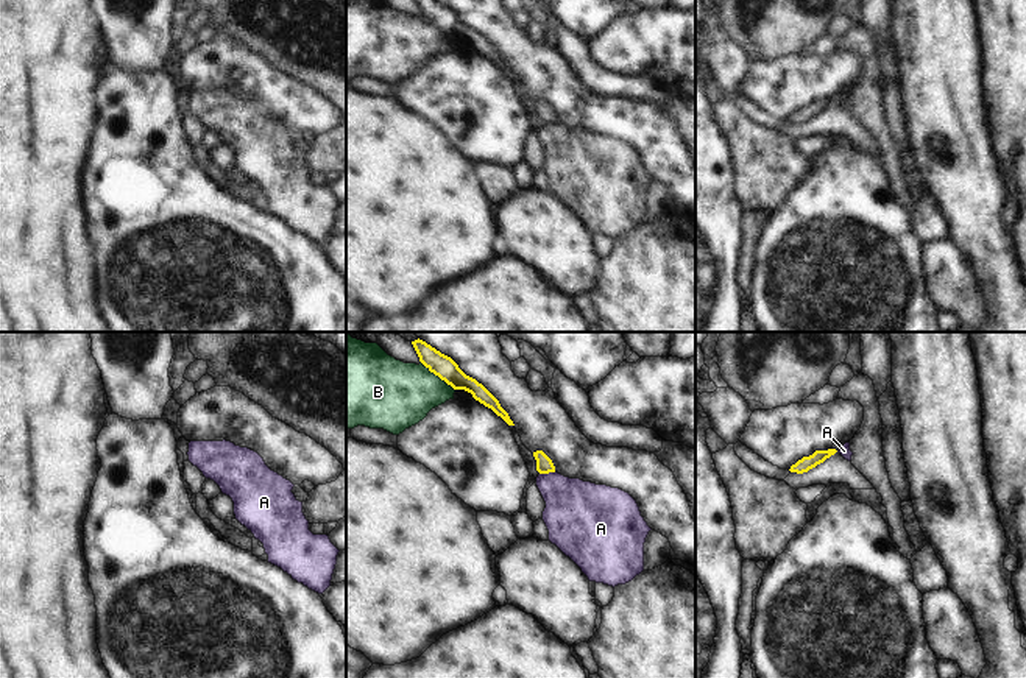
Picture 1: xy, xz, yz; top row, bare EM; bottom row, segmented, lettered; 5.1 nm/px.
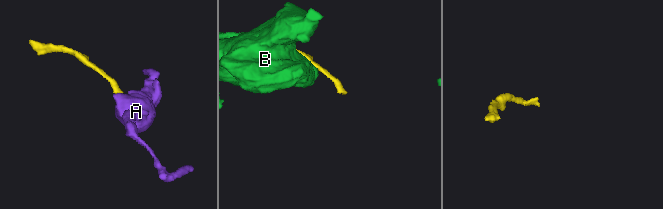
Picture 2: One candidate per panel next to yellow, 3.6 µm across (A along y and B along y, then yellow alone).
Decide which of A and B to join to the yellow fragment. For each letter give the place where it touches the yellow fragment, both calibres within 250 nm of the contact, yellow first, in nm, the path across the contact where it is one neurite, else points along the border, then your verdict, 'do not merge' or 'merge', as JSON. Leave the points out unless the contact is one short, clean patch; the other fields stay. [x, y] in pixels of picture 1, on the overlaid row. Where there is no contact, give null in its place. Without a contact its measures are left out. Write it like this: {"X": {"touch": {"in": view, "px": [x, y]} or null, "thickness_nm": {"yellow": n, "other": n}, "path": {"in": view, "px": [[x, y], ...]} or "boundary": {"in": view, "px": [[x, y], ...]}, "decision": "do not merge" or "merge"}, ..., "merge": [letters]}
{"A": {"touch": {"in": "xz", "px": [546, 473]}, "thickness_nm": {"yellow": 90, "other": 320}, "boundary": {"in": "xz", "px": [[554, 471], [540, 474]]}, "decision": "do not merge"}, "B": {"touch": {"in": "xz", "px": [438, 376]}, "thickness_nm": {"yellow": 120, "other": 360}, "boundary": {"in": "xz", "px": [[421, 362], [454, 390]]}, "decision": "do not merge"}, "merge": []}

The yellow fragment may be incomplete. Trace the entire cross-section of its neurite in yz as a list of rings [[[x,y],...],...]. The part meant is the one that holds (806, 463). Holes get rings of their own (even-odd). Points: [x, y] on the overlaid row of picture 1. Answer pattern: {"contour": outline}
{"contour": [[[836,449],[815,450],[812,455],[803,457],[795,464],[792,464],[789,471],[797,472],[797,474],[808,472],[809,469],[812,469],[817,464],[823,463],[826,458],[830,458],[836,452],[837,452]]]}

